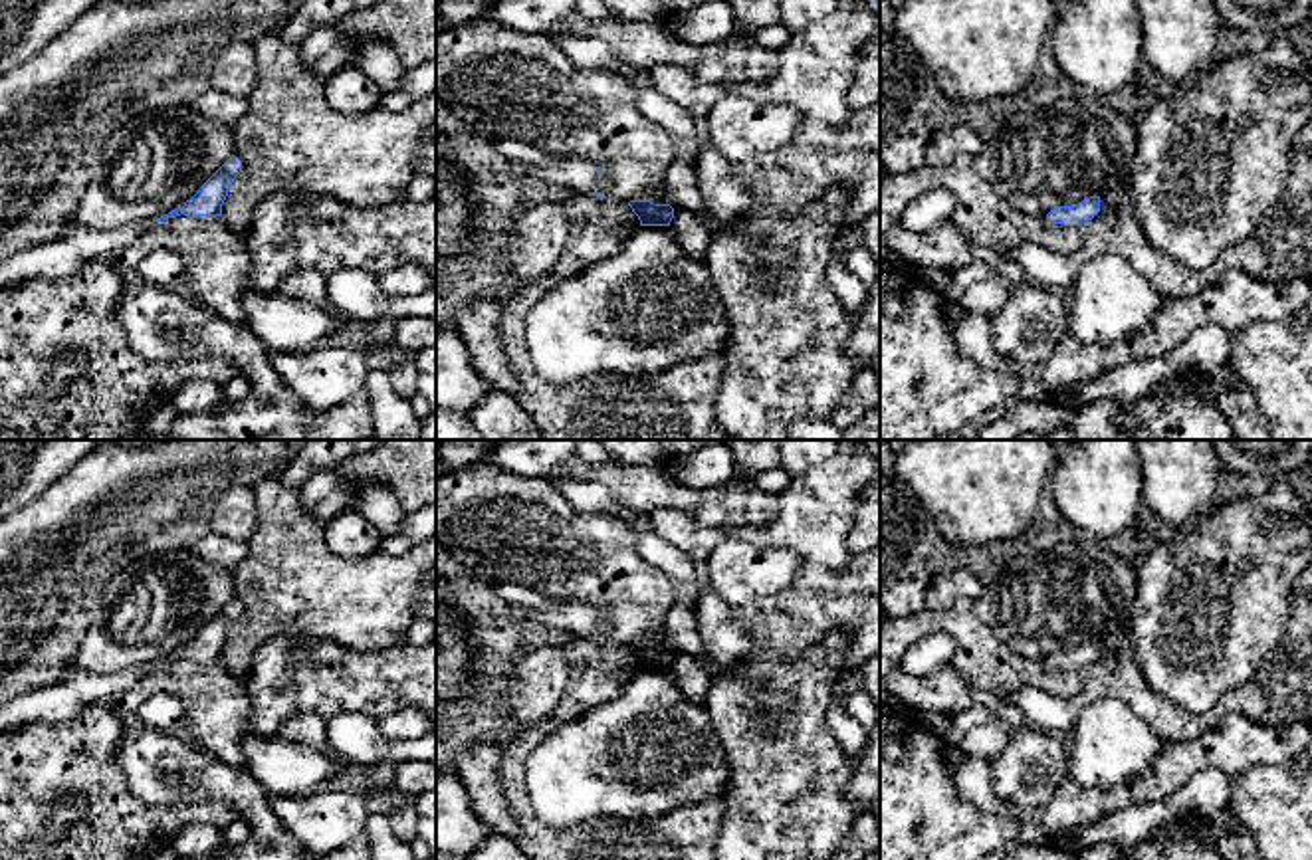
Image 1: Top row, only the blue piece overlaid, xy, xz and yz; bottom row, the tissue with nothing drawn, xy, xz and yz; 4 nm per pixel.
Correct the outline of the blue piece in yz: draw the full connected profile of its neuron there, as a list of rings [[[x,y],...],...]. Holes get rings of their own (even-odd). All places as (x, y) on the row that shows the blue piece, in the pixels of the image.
[[[1090,196],[1074,206],[1052,208],[1046,218],[1054,224],[1082,226],[1100,212],[1100,196]]]

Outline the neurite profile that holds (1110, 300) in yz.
[[[1104,254],[1084,264],[1068,293],[1068,305],[1068,331],[1078,341],[1110,347],[1146,331],[1161,297],[1124,258]]]

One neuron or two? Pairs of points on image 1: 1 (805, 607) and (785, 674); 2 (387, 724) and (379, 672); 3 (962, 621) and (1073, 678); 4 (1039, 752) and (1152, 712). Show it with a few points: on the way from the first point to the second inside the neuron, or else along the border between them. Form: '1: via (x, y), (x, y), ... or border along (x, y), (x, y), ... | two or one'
1: border along (829, 633), (797, 656), (754, 652), (744, 660) | two
2: border along (415, 706), (389, 712), (377, 720) | two
3: via (984, 650), (1005, 672), (1035, 672), (1043, 676) | one
4: border along (1025, 724), (1057, 732), (1067, 740) | two

